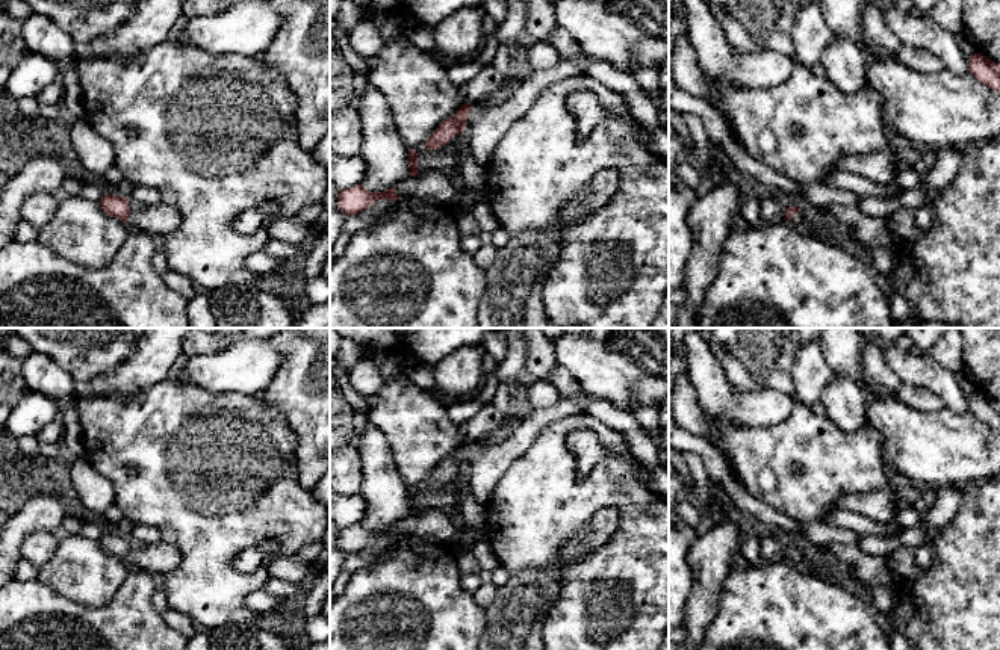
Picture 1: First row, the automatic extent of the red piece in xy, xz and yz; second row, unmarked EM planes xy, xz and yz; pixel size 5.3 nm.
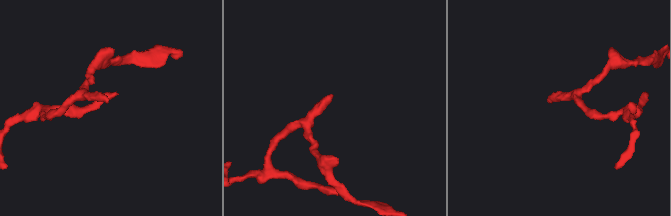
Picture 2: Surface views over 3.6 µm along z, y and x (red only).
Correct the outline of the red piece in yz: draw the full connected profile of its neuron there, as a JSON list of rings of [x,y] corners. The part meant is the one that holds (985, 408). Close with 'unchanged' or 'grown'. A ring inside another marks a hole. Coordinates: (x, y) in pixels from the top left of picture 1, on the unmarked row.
[[[980,392],[970,396],[968,410],[988,426],[1000,431],[1000,405]]] | unchanged

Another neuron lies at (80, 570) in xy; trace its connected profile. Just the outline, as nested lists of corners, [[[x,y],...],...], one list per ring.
[[[70,535],[59,543],[53,558],[38,568],[38,580],[65,599],[98,608],[112,600],[130,567],[104,552],[100,541]]]

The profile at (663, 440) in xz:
[[[669,398],[660,407],[660,422],[661,422],[661,434],[657,440],[657,444],[660,452],[669,457]]]

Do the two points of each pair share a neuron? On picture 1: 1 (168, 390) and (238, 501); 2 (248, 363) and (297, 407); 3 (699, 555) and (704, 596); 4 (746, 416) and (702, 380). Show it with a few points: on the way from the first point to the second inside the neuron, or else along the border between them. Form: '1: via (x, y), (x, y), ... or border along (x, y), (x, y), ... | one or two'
1: via (170, 417), (173, 427), (215, 473) | one
2: border along (277, 348), (282, 365), (274, 378), (254, 395) | two
3: via (704, 566), (704, 585) | one
4: via (736, 407), (726, 404), (713, 390) | one

